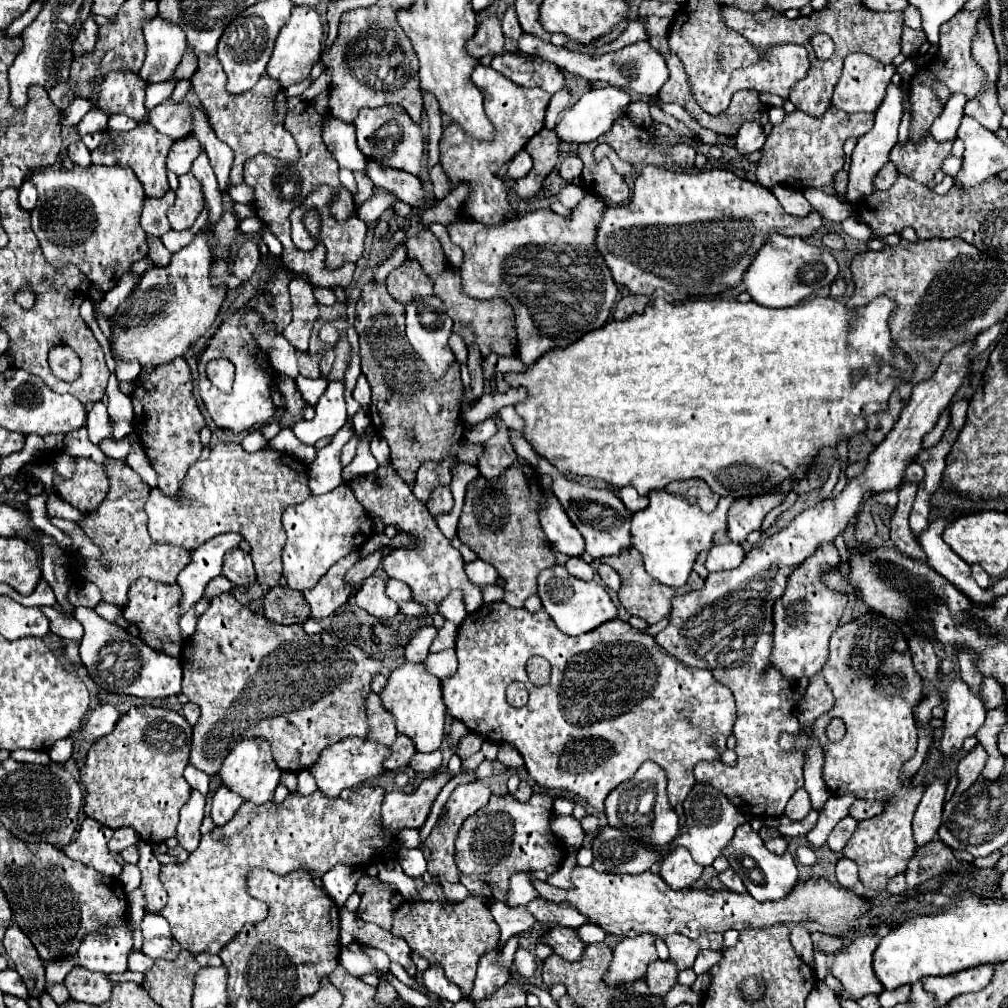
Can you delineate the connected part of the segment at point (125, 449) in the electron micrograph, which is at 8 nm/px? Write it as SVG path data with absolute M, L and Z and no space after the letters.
M131 434L131 436L125 436L125 438L121 438L119 442L115 440L115 442L101 442L99 444L99 448L107 454L107 456L111 456L111 458L119 458L119 460L125 460L127 456L129 456L129 452L131 452L131 444L139 444L139 440Z

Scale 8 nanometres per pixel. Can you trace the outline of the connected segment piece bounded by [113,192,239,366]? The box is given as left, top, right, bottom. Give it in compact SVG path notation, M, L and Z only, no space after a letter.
M223 192L223 214L217 222L207 224L207 230L199 230L191 244L181 248L171 256L169 266L147 270L141 284L131 292L131 296L117 308L113 318L117 320L113 328L113 348L115 356L125 360L139 360L145 364L167 364L177 356L183 356L187 348L197 342L207 328L213 324L223 300L227 298L225 286L211 284L213 250L207 234L223 248L231 250L235 236L239 232L239 216L233 210L235 202L227 192Z

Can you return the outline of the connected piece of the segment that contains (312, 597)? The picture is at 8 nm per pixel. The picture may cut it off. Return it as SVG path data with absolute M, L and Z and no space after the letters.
M359 548L341 558L319 582L313 590L305 590L305 600L311 606L311 618L323 618L341 608L353 594L355 588L347 582L347 568L359 560Z

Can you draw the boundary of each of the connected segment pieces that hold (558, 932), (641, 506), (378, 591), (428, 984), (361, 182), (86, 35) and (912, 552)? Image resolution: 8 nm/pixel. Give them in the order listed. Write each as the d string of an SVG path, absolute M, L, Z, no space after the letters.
M553 926L549 932L543 934L545 942L553 946L553 952L565 960L579 960L585 950L585 942L579 938L577 928L561 928Z
M625 486L619 490L619 498L623 500L623 504L631 510L631 512L639 512L639 510L645 510L647 504L649 504L649 498L647 496L639 496L635 488L631 486Z
M369 576L369 580L359 588L357 606L375 618L393 618L399 612L397 604L393 604L385 592L385 580L379 576Z
M429 966L425 972L423 972L423 986L429 990L429 992L433 992L433 994L437 994L439 998L445 998L445 1000L449 1000L449 1002L459 1002L459 1000L463 1000L465 996L459 996L459 988L453 984L453 982L449 982L445 976L443 976L443 970L441 968L437 968L437 966Z
M355 174L355 180L357 180L357 194L355 194L355 204L363 204L367 198L371 198L373 194L373 182L365 176L365 174Z
M87 18L83 24L81 24L81 30L73 42L73 56L81 56L85 52L91 52L93 46L95 46L95 40L97 40L97 28L95 22L91 18Z
M907 482L899 490L899 504L891 516L889 528L891 528L891 540L897 550L901 550L903 554L907 554L911 558L925 562L925 552L909 528L909 512L913 506L915 492L917 492L917 484L913 484L913 482Z

